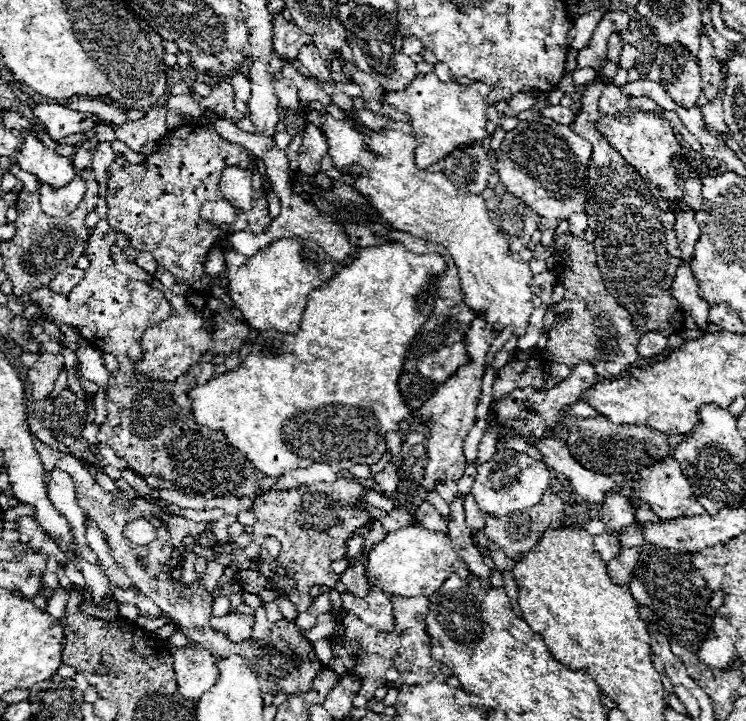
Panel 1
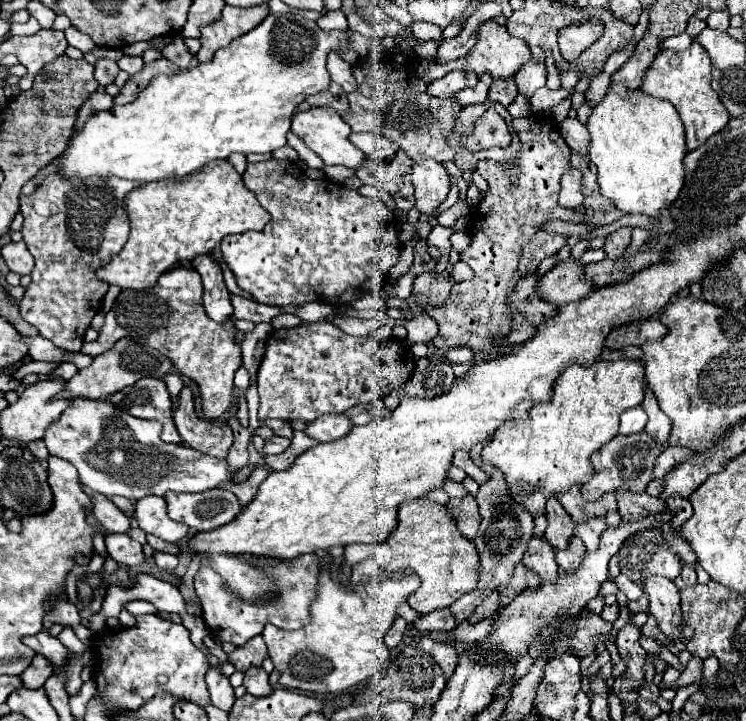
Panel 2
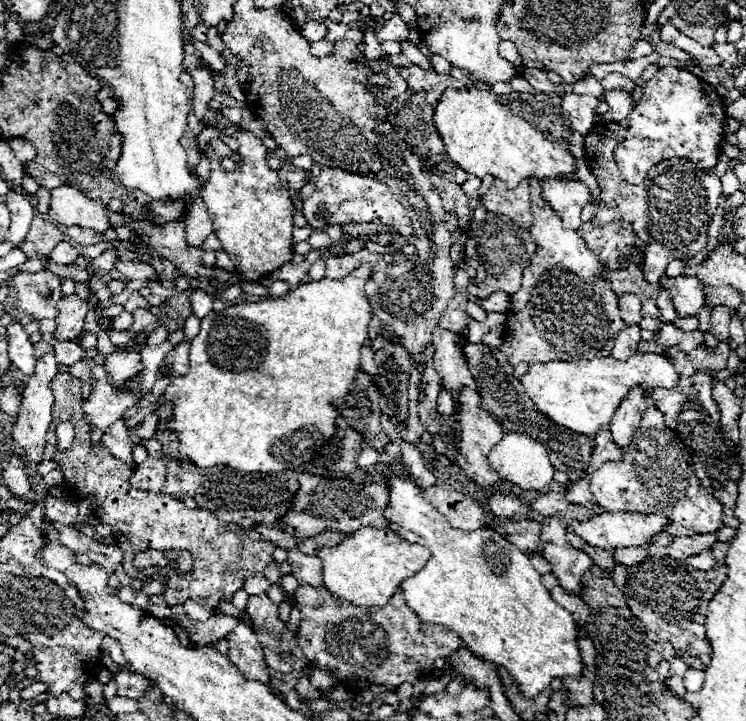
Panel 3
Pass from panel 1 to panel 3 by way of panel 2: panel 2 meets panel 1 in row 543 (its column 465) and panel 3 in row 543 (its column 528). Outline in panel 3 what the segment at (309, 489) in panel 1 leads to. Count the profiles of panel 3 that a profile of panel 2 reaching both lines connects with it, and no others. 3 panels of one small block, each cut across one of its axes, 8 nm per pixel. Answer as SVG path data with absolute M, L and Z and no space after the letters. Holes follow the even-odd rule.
M68 372L56 374L52 380L54 392L54 408L52 408L52 424L46 434L48 444L56 442L56 426L64 420L72 422L76 436L72 446L66 452L56 452L54 462L64 476L64 488L68 490L70 498L88 500L92 508L98 512L94 518L100 524L112 526L112 538L116 546L124 552L122 566L130 578L142 578L150 574L164 574L167 579L166 590L163 594L165 602L170 607L183 604L184 600L194 600L204 608L214 608L220 598L232 598L236 590L244 586L244 580L252 574L262 574L266 566L272 562L274 544L264 540L254 540L246 536L246 532L236 524L226 524L218 520L208 510L188 510L180 500L156 492L146 492L140 488L132 488L130 476L132 470L116 460L108 448L104 446L90 446L90 428L84 422L82 412L82 394L80 394L80 380L70 376ZM142 550L188 550L194 556L194 570L190 574L178 574L174 568L136 568L132 564L134 556Z

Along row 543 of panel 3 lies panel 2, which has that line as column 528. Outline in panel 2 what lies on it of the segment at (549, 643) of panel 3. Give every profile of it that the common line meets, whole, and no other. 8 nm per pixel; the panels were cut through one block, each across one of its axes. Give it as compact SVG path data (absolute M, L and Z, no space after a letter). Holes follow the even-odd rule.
M620 358L614 362L596 360L592 366L566 368L552 388L552 400L534 404L526 420L506 420L502 428L484 444L482 458L498 466L506 474L506 484L514 500L522 502L532 516L544 514L544 504L550 496L566 492L574 484L584 484L592 476L590 454L600 450L610 438L618 434L618 416L644 400L644 364L640 360Z

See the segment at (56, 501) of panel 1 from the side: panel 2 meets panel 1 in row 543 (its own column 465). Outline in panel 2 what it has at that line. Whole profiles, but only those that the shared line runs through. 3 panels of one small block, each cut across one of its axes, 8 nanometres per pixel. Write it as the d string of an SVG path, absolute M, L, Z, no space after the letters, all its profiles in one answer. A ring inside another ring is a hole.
M448 72L446 76L428 84L428 94L436 98L450 98L458 90L474 86L476 82L478 82L478 76L474 72Z

